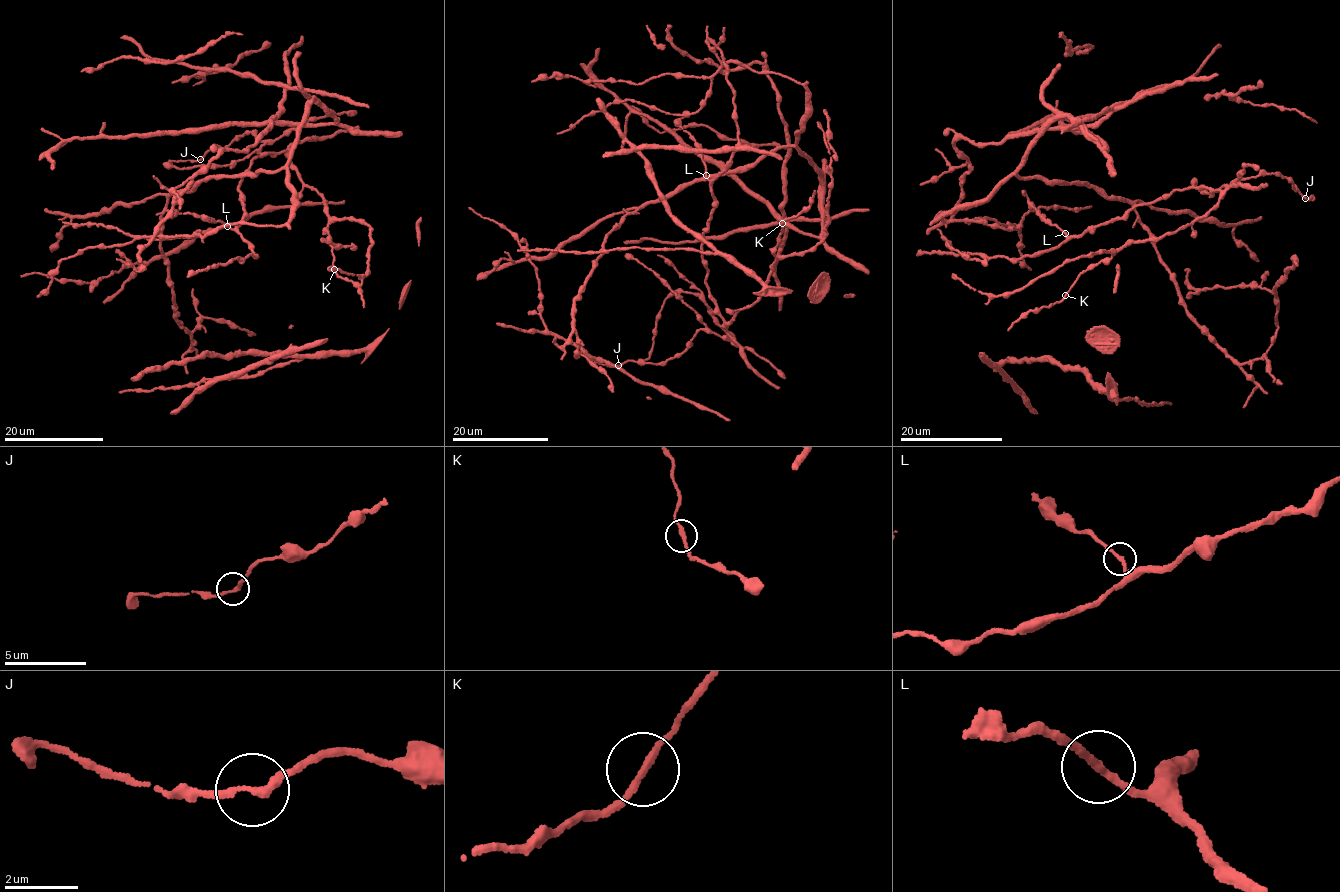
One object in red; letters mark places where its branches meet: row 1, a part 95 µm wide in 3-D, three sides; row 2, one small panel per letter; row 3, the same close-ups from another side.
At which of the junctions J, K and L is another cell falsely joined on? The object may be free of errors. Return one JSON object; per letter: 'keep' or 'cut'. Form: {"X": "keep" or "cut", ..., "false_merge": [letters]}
{"J": "keep", "K": "keep", "L": "keep", "false_merge": []}

